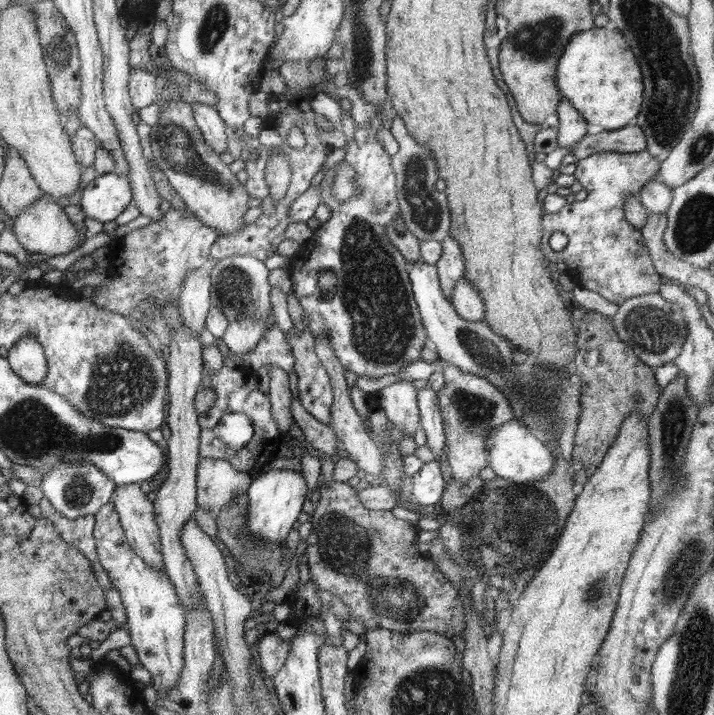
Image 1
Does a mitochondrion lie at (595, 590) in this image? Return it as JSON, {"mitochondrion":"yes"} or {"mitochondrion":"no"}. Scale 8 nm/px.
{"mitochondrion":"yes"}

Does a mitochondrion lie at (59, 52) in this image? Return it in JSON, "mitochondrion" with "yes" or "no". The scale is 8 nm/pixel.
{"mitochondrion":"yes"}

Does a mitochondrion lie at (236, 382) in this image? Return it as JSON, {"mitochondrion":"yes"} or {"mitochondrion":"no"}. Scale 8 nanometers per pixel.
{"mitochondrion":"no"}

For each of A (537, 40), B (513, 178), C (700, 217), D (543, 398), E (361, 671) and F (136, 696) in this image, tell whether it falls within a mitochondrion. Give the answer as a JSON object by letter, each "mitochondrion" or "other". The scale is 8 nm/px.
{"A":"mitochondrion","B":"other","C":"mitochondrion","D":"mitochondrion","E":"other","F":"other"}

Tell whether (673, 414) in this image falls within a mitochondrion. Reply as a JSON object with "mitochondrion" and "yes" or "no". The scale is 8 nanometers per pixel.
{"mitochondrion":"yes"}

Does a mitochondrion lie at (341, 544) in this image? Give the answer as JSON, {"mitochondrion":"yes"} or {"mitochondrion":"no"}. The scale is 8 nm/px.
{"mitochondrion":"yes"}

